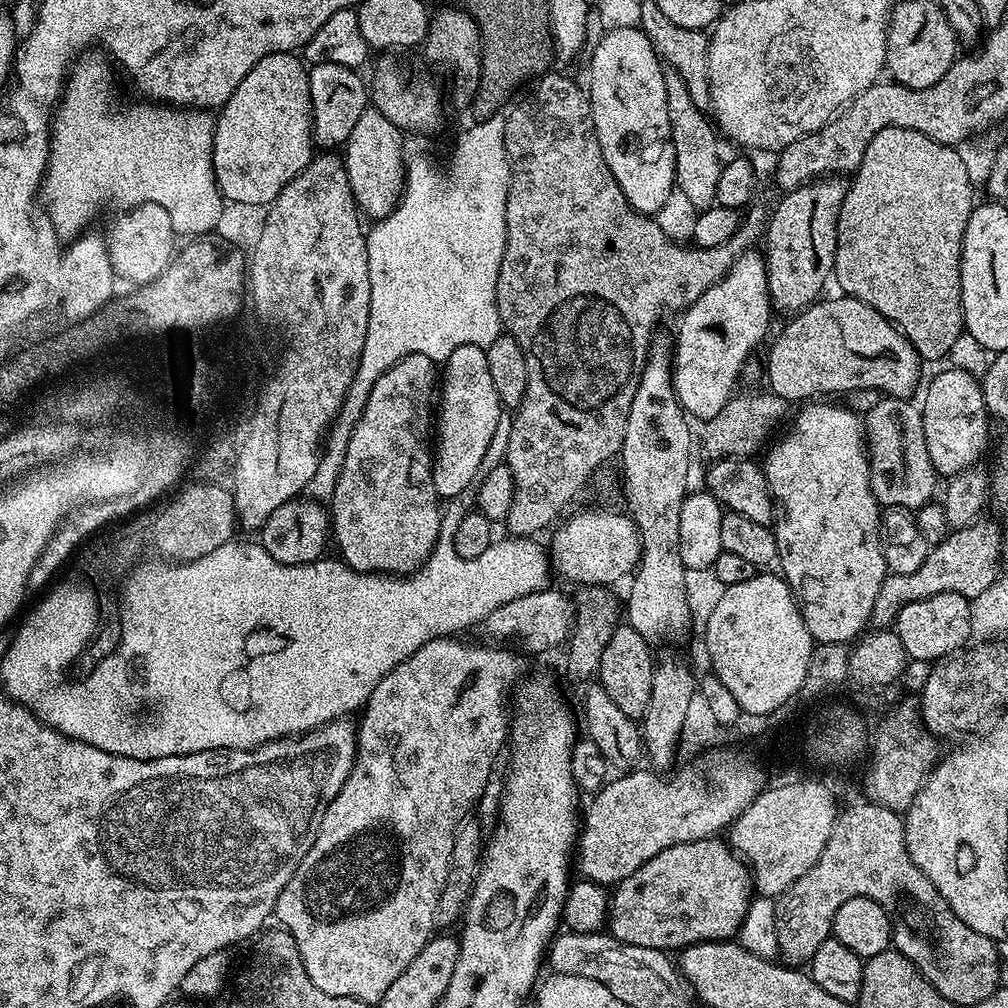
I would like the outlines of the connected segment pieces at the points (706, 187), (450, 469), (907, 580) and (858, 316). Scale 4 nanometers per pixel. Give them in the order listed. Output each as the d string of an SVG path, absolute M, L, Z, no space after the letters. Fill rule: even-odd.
M669 71L665 75L666 84L666 108L669 111L670 138L673 140L673 148L676 151L676 179L675 183L683 193L687 194L690 202L696 205L697 209L703 210L716 204L716 187L718 186L718 174L722 167L722 156L719 156L720 144L716 141L717 129L713 121L704 117L704 108L694 102L690 90L682 82L677 72Z
M463 344L447 357L444 361L444 367L440 384L442 402L440 404L439 401L436 416L436 435L438 434L438 438L436 437L434 442L432 477L437 496L449 500L460 494L466 486L475 483L476 474L496 434L502 405L488 369L485 349L473 344Z
M980 518L967 528L949 531L944 541L929 547L926 562L922 562L914 574L885 575L878 598L874 598L874 610L870 610L871 627L876 630L891 629L902 606L934 594L962 594L970 602L997 583L999 572L1000 528L994 521Z
M836 294L833 300L821 298L808 305L803 312L797 312L792 320L776 336L772 349L768 352L767 387L776 395L789 402L812 402L823 392L847 394L859 388L869 388L889 396L907 397L920 380L920 355L908 341L903 332L887 320L878 310L866 306L866 302L856 300L847 294Z

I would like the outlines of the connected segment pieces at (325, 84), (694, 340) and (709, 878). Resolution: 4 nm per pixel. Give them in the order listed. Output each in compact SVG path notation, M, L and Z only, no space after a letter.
M334 62L312 64L308 68L310 98L312 99L312 138L321 149L336 150L347 144L350 130L362 118L370 104L370 88L355 68L338 66Z
M749 250L743 252L740 257L734 262L734 266L722 277L717 284L710 286L710 290L706 290L706 294L702 294L702 298L698 298L686 309L683 309L682 315L679 317L680 329L676 332L676 348L674 344L674 357L672 359L672 385L676 391L676 397L680 405L684 407L685 413L689 417L697 418L700 422L708 421L710 418L714 418L716 414L724 406L726 406L728 400L730 400L734 393L737 391L736 379L740 376L740 371L744 368L744 363L748 360L748 355L759 346L764 340L764 335L768 332L768 323L771 322L772 316L774 317L774 309L770 298L768 297L768 279L766 278L766 266L764 265L764 257L759 251Z
M713 838L711 840L675 844L666 850L662 850L662 854L654 854L654 858L650 858L650 862L646 862L641 868L634 870L634 874L630 874L630 878L621 880L619 884L615 885L608 905L606 928L615 940L619 940L622 944L646 946L647 948L659 948L661 950L673 950L672 948L683 950L692 944L701 944L707 940L732 940L739 933L742 922L748 913L748 905L752 903L753 899L754 885L752 883L751 871L739 855L730 851L729 845L723 839Z

